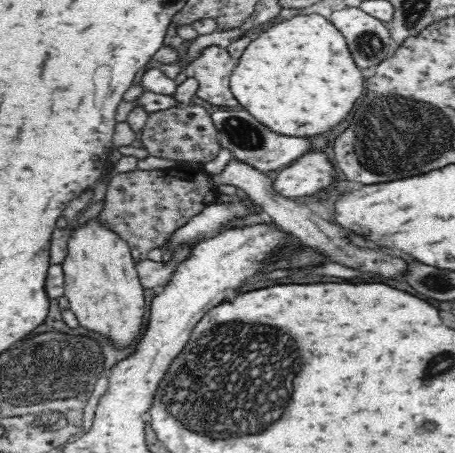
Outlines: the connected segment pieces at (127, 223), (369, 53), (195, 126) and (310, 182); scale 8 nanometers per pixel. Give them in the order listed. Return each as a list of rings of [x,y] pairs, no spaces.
[[[166,168],[166,170],[134,170],[116,174],[106,190],[106,204],[96,222],[110,228],[122,240],[128,242],[132,256],[138,262],[148,260],[150,250],[162,248],[168,236],[182,228],[188,220],[202,214],[218,196],[218,188],[212,186],[210,174],[194,168]]]
[[[344,8],[330,16],[330,22],[346,36],[352,58],[360,68],[378,66],[394,52],[392,34],[386,22],[360,8]]]
[[[186,104],[186,106],[172,106],[168,110],[148,114],[146,126],[140,130],[140,142],[156,158],[168,158],[182,162],[198,162],[206,164],[214,160],[222,148],[218,142],[218,130],[214,126],[212,114],[208,114],[202,106]]]
[[[306,152],[304,158],[272,176],[274,190],[284,198],[314,196],[332,184],[334,164],[324,152]]]

